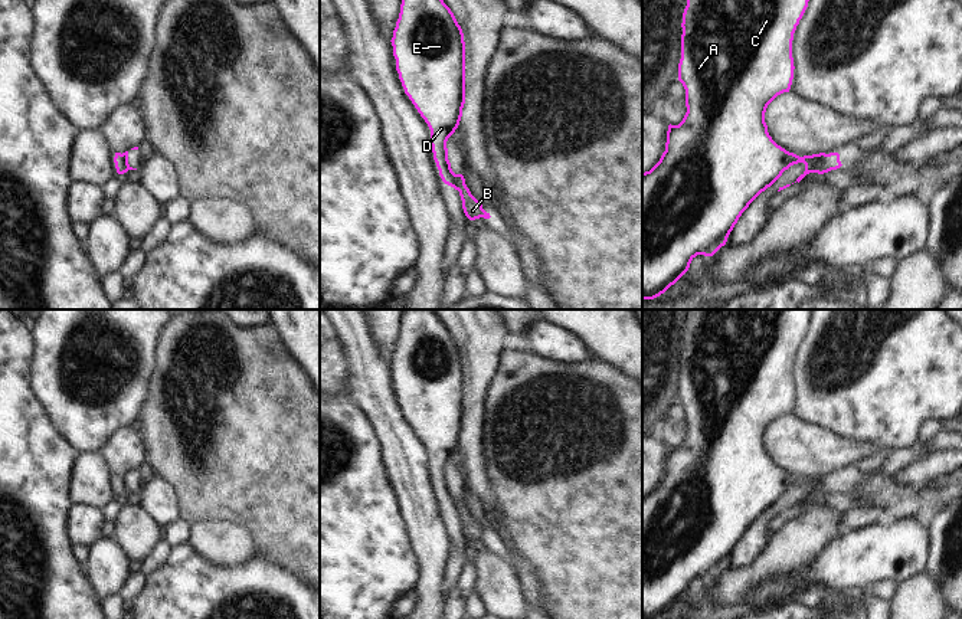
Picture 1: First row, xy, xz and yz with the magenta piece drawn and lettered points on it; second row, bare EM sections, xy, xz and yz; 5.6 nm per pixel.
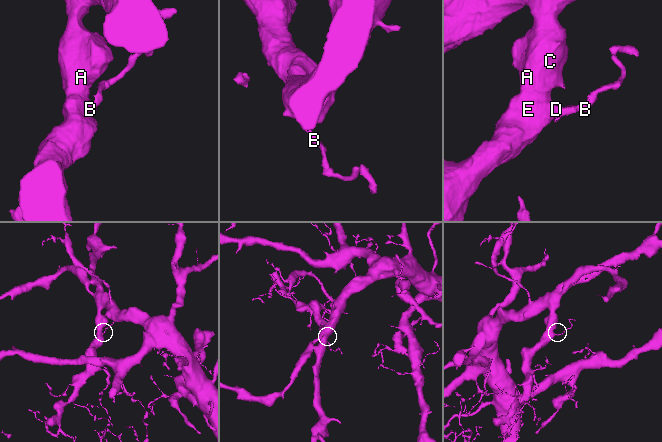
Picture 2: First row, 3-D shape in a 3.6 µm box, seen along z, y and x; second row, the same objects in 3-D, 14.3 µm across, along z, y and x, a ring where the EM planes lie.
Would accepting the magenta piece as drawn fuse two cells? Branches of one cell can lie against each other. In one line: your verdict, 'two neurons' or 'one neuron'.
two neurons

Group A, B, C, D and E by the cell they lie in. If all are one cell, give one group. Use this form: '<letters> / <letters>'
A C D E / B

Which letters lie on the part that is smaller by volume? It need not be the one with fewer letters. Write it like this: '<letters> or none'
B.

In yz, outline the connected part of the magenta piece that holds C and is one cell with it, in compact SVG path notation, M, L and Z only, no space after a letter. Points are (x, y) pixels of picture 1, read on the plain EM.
M690 310L683 335L678 403L685 412L687 435L678 448L668 448L665 474L660 484L642 495L642 619L660 619L690 590L697 577L713 579L726 567L730 554L749 527L770 510L791 488L804 485L799 478L778 468L768 455L765 435L781 416L789 415L794 402L792 363L811 320L811 310Z

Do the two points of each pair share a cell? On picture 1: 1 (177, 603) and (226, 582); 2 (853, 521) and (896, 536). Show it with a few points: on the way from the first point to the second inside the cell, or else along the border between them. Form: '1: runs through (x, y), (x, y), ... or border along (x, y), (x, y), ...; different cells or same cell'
1: runs through (189, 603), (205, 603), (215, 593); same cell
2: border along (882, 520), (863, 529), (844, 530); different cells

